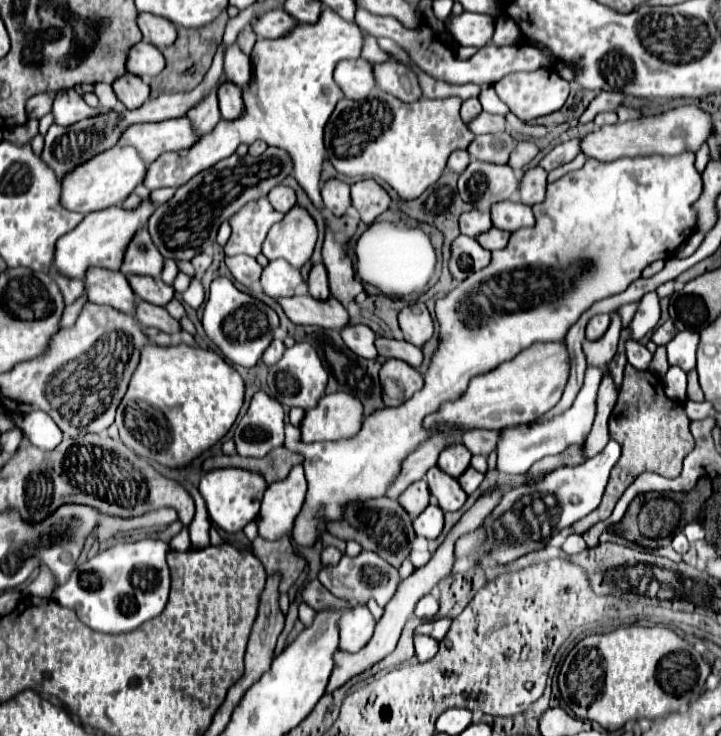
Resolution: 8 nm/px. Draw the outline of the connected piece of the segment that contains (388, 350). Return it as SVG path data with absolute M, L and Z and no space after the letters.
M378 336L374 344L376 344L376 350L378 350L378 356L398 358L398 360L408 362L414 368L418 368L420 362L422 362L422 350L418 346L414 346L414 344L410 344L410 342Z

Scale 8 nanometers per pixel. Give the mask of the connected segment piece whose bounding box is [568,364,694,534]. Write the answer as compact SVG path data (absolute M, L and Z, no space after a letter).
M630 364L624 370L624 380L618 390L618 402L608 420L608 430L610 438L622 446L622 456L610 474L602 504L590 516L574 522L574 526L568 528L568 534L584 534L596 522L606 520L612 514L622 492L632 484L638 474L656 472L664 478L678 478L682 470L682 460L694 450L690 420L682 410L682 402L666 398L664 384L656 374L652 374L650 370L636 370Z

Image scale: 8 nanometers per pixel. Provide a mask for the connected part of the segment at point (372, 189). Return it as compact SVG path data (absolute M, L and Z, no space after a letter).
M372 178L356 182L352 188L352 206L356 210L366 210L364 222L374 222L378 214L382 214L390 206L390 196L386 190Z

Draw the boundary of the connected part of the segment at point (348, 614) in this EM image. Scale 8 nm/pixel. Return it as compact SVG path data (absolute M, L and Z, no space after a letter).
M354 606L346 610L338 620L338 632L340 632L338 650L354 654L360 648L364 648L372 638L374 624L376 622L366 606Z

